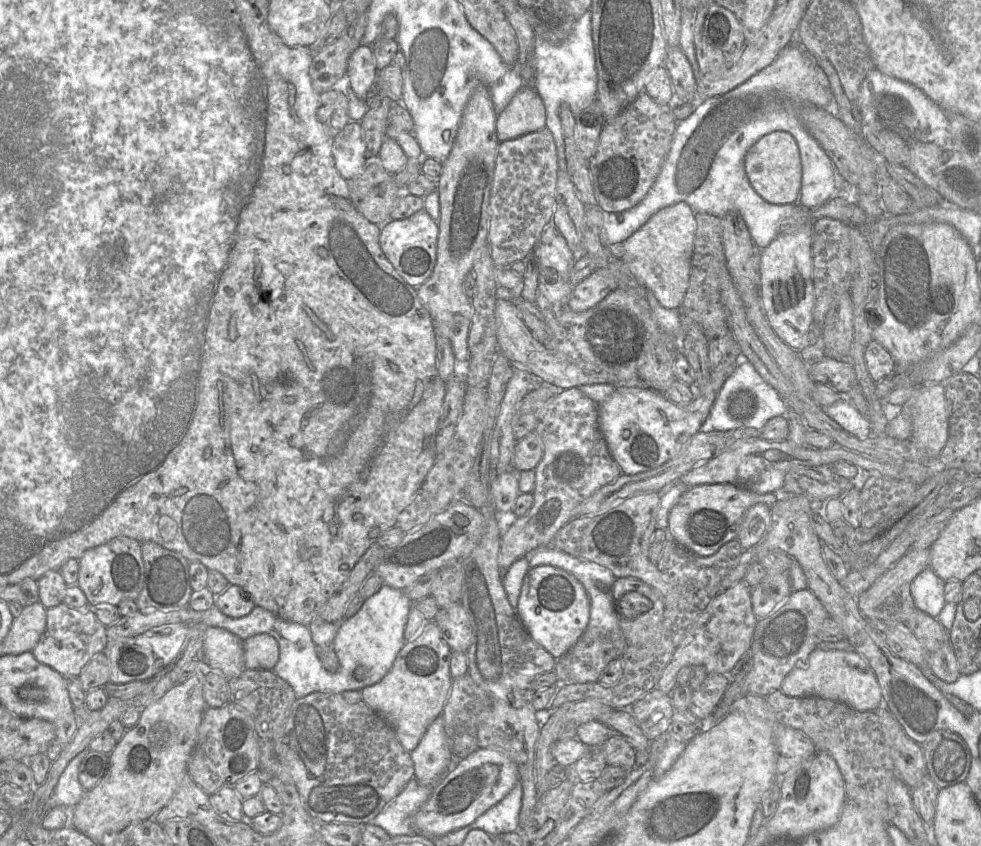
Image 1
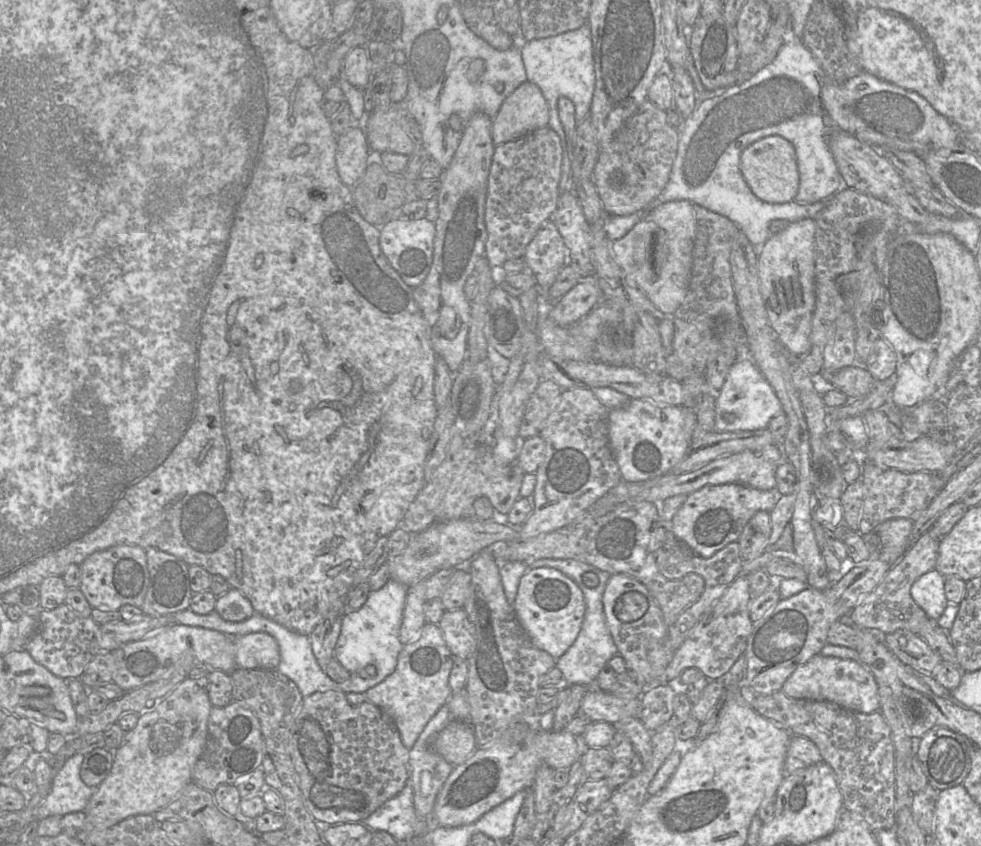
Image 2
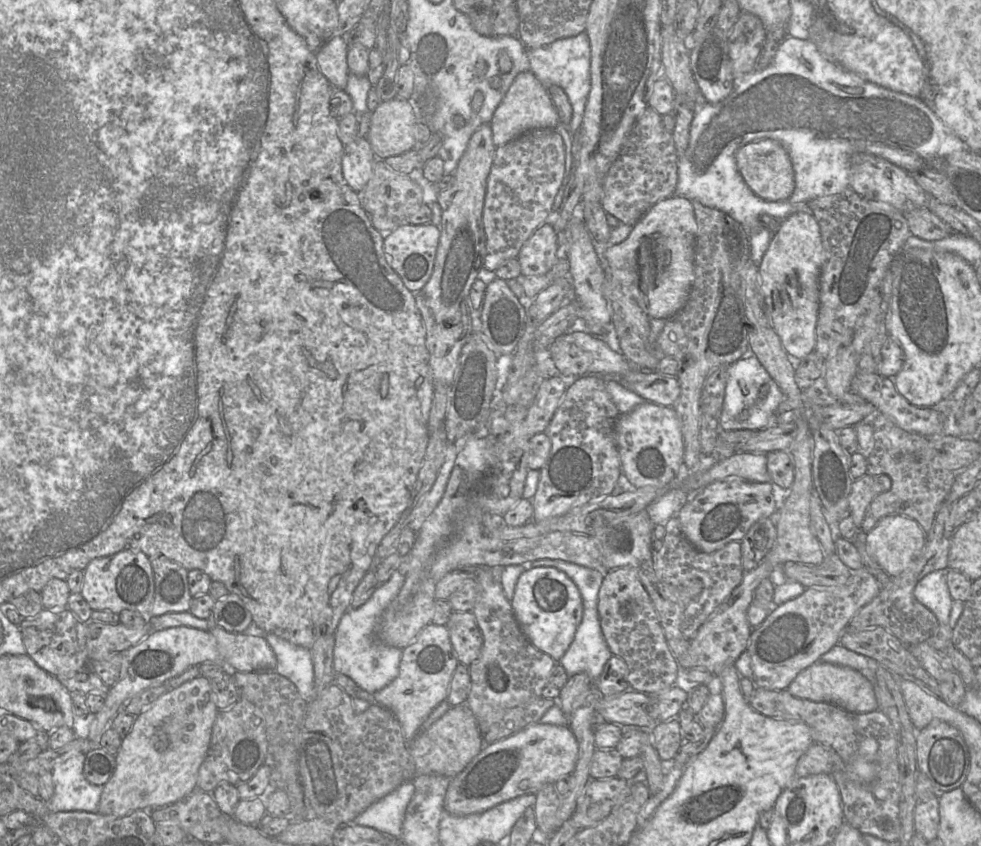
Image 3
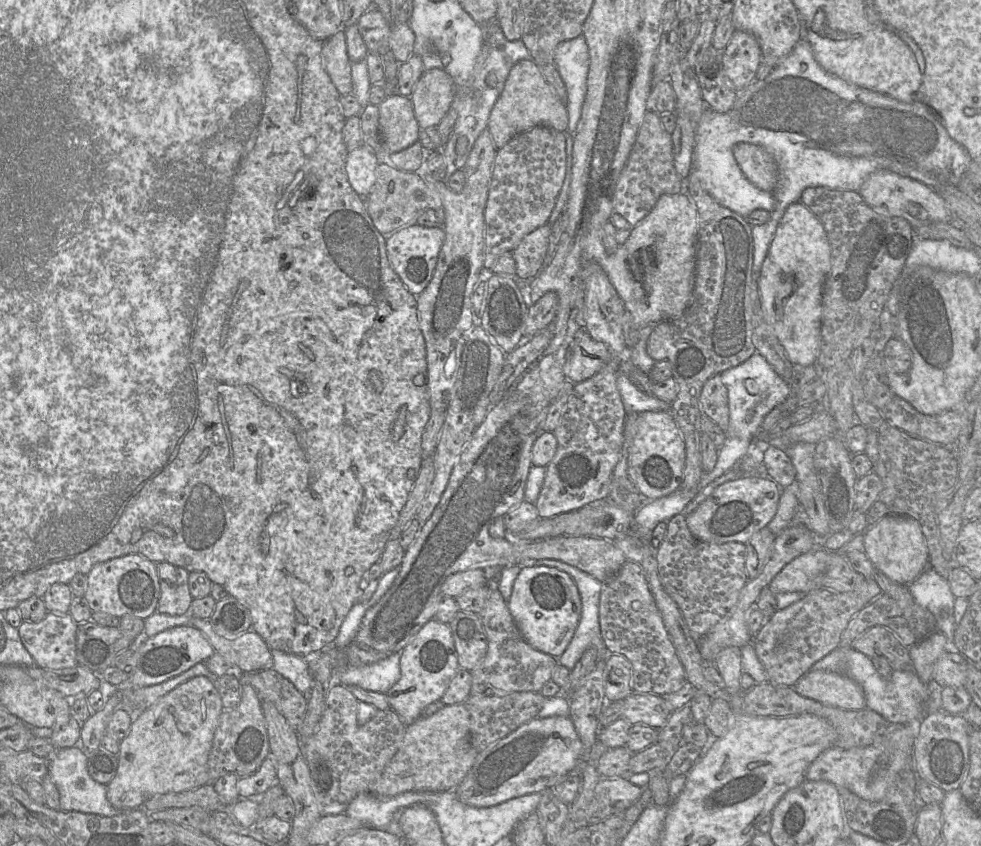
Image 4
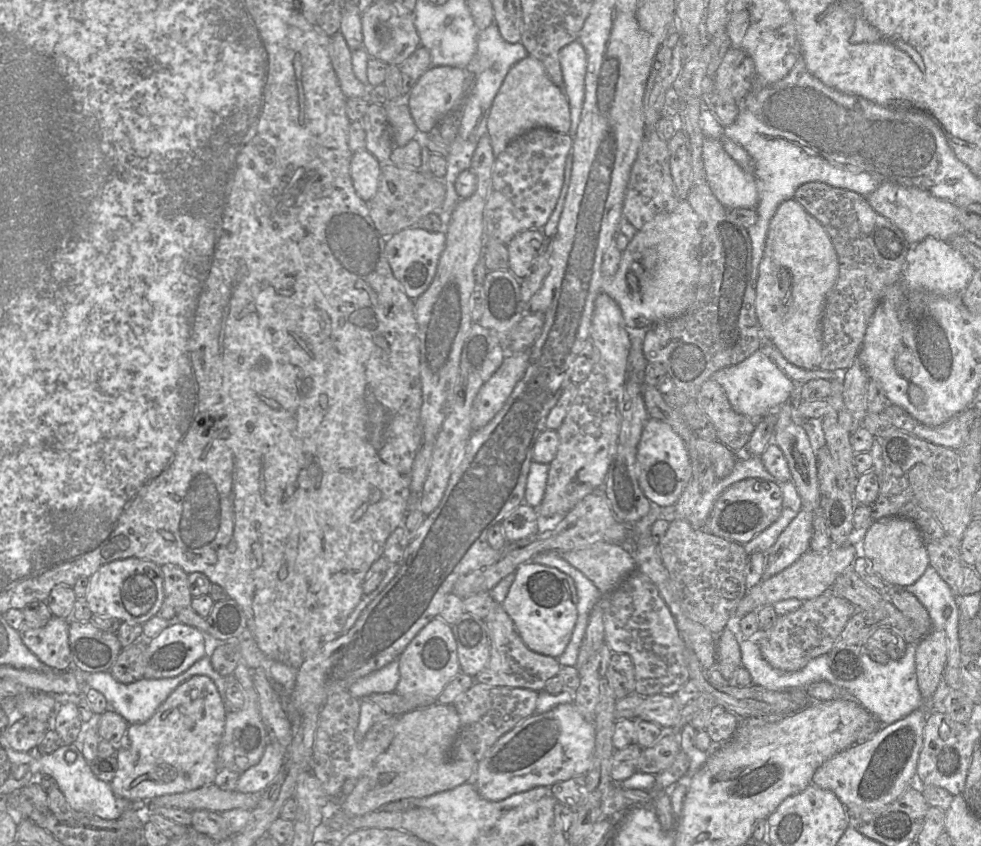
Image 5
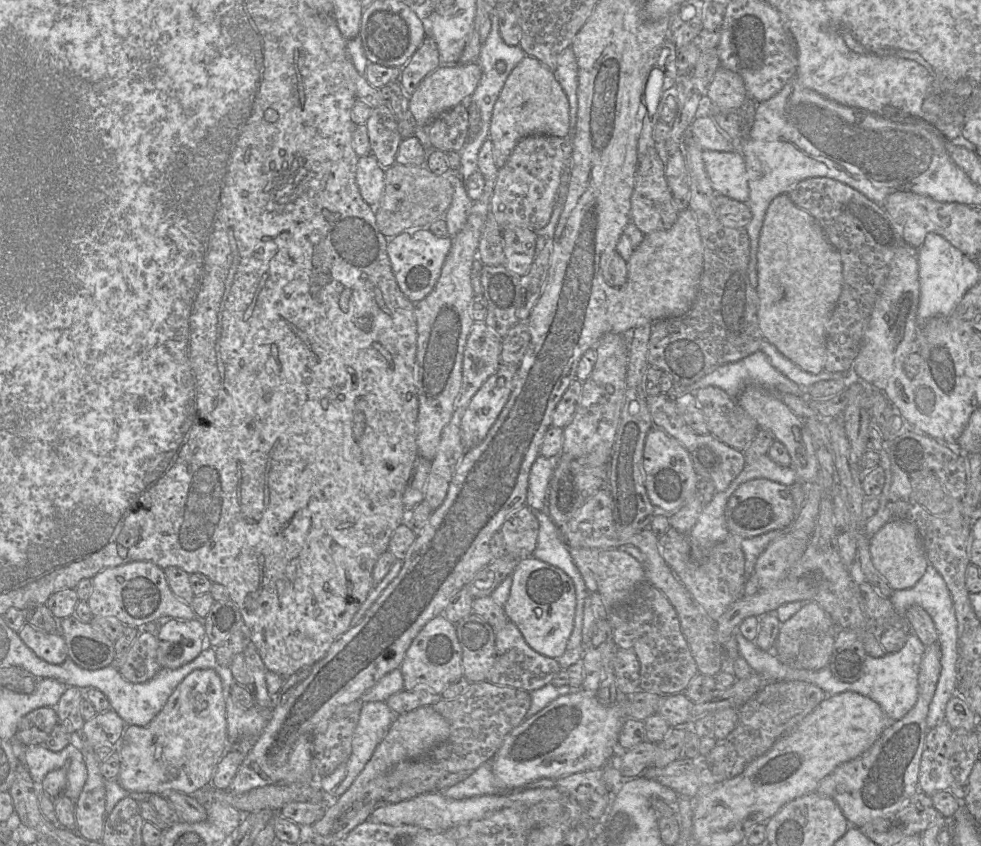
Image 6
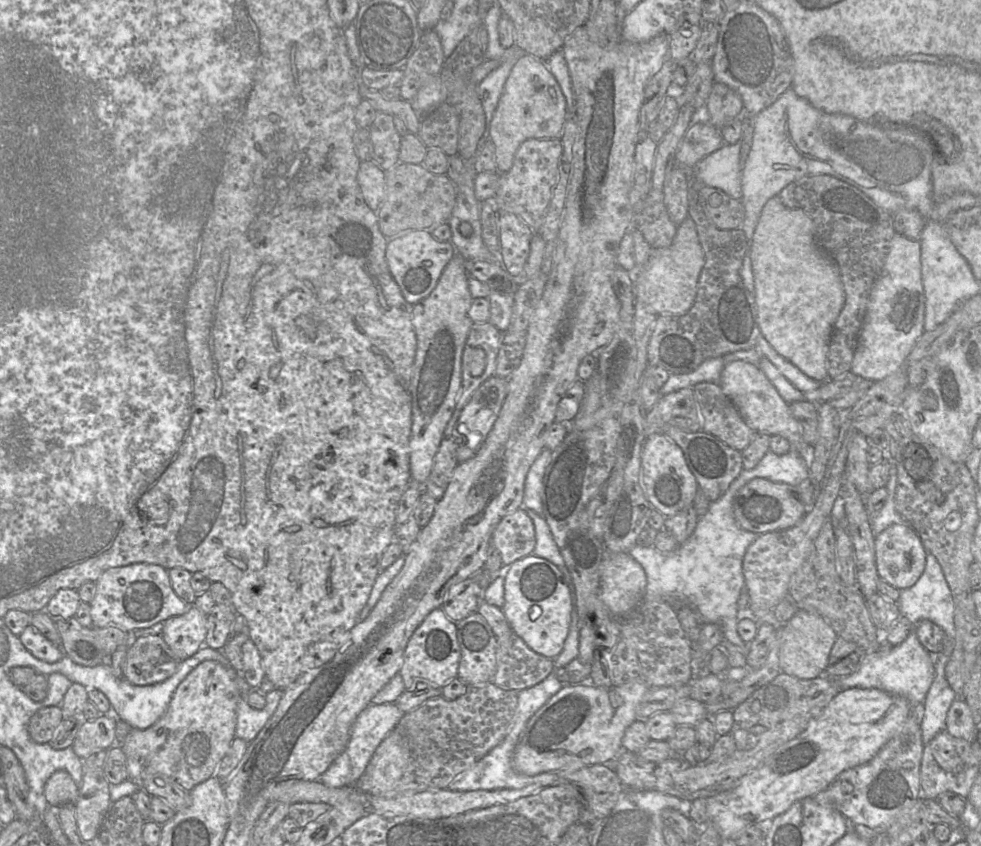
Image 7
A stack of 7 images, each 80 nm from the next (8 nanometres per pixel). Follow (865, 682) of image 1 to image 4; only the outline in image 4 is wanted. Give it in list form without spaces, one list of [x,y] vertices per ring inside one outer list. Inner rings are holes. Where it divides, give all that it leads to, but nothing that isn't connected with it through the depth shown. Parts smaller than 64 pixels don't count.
[[[808,671],[793,686],[795,691],[826,705],[845,710],[866,708],[862,688],[852,679],[828,671]]]

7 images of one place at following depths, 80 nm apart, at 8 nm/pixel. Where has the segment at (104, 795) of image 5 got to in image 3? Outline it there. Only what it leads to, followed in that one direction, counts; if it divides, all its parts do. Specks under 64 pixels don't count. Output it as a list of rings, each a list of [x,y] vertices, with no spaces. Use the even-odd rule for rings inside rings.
[[[77,753],[52,769],[54,794],[45,801],[51,812],[98,813],[103,786],[88,782],[83,774],[86,755]]]

